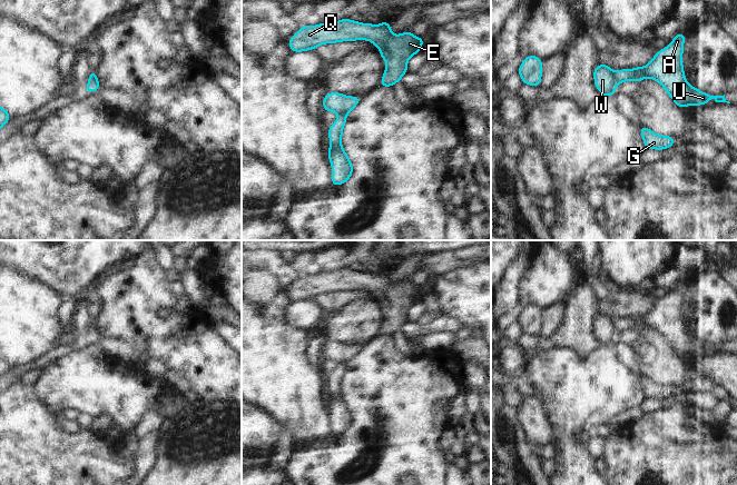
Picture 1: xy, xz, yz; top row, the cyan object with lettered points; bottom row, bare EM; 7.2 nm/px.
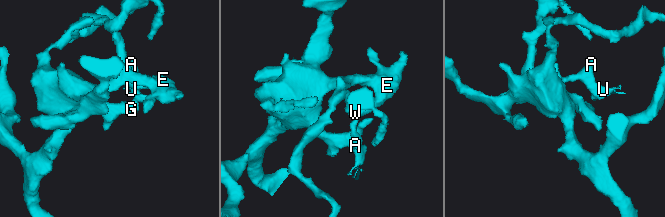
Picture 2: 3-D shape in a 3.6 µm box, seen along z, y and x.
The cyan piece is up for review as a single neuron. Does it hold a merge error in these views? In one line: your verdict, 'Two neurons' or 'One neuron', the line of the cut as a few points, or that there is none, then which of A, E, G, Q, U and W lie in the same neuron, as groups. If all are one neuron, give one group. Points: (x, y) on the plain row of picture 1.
Two neurons. Split along yz (612, 322), (617, 333). Groups: A U / E G Q W.

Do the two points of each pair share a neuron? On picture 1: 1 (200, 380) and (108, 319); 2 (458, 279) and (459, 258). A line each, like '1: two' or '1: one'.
1: one
2: two

